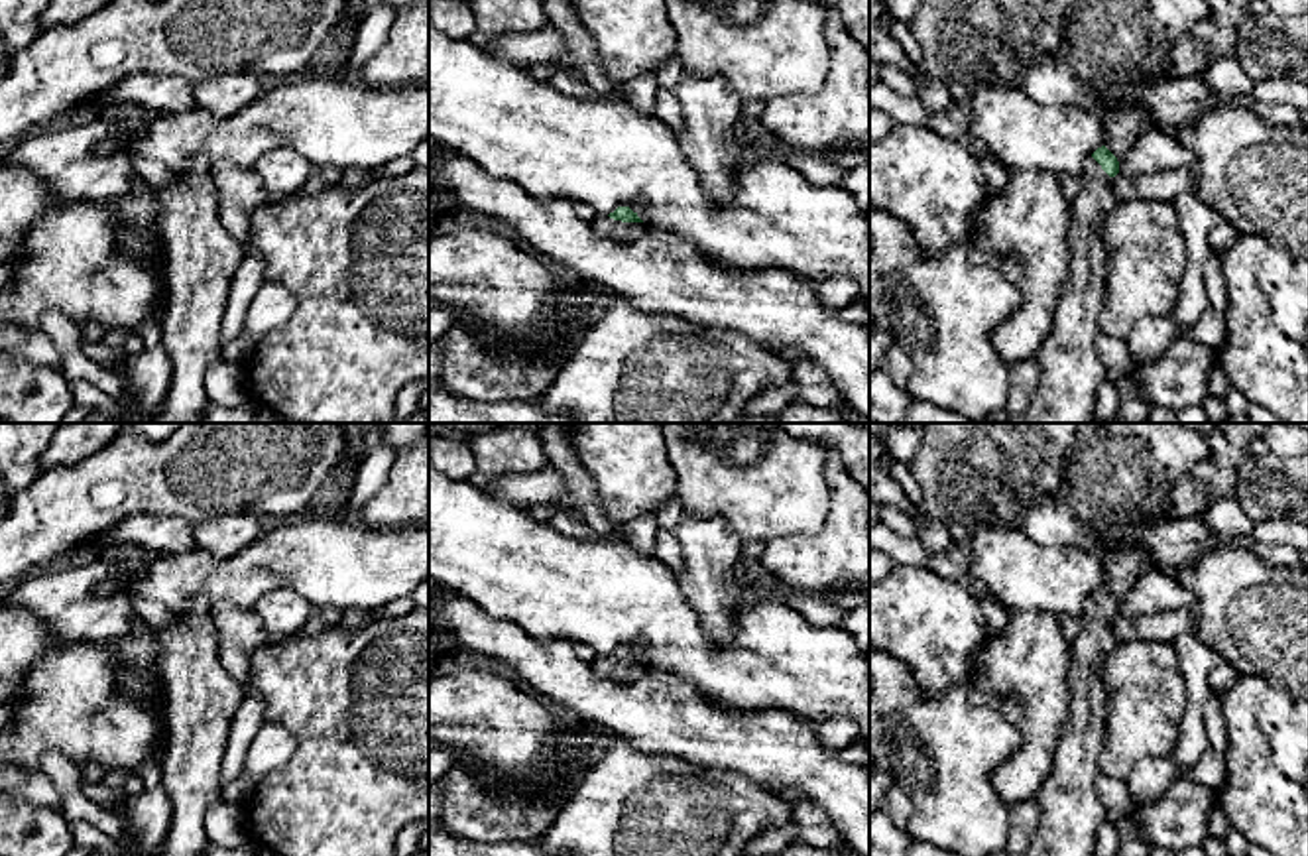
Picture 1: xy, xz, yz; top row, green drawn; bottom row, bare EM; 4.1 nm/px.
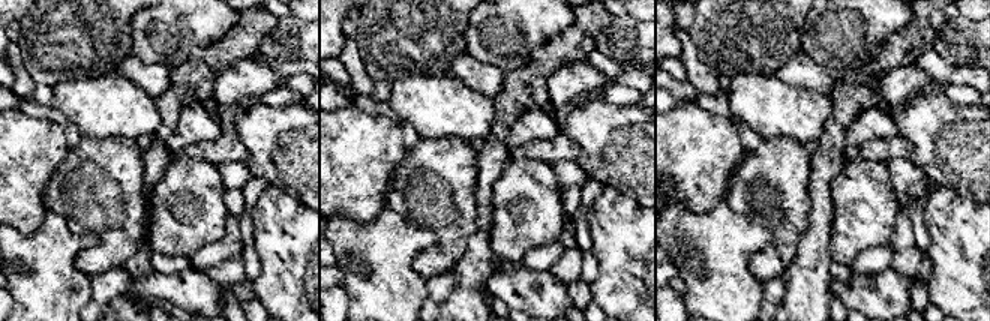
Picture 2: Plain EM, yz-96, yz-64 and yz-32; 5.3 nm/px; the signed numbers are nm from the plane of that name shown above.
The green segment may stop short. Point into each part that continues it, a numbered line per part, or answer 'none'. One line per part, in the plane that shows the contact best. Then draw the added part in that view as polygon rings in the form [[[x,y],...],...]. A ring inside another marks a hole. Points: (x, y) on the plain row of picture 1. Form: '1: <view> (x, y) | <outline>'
1: xz (602, 666) | [[[598,657],[592,663],[592,669],[608,679],[616,679],[616,681],[637,681],[641,677],[647,675],[647,667],[643,663],[622,663],[622,661],[614,661],[610,657]]]
2: yz (1070, 811) | [[[1094,598],[1078,618],[1080,632],[1070,645],[1070,714],[1058,740],[1056,765],[1037,797],[1039,826],[1021,856],[1094,856],[1098,828],[1105,821],[1096,781],[1105,742],[1103,663],[1117,640],[1111,618]]]

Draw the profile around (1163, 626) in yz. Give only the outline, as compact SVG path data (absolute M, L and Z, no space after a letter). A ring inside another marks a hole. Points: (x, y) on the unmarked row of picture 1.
M1190 608L1157 612L1137 620L1117 614L1111 618L1111 632L1117 643L1133 640L1172 643L1184 634L1196 634L1196 622Z

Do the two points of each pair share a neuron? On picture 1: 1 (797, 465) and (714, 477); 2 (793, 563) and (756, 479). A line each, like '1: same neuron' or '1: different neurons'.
1: same neuron
2: different neurons

